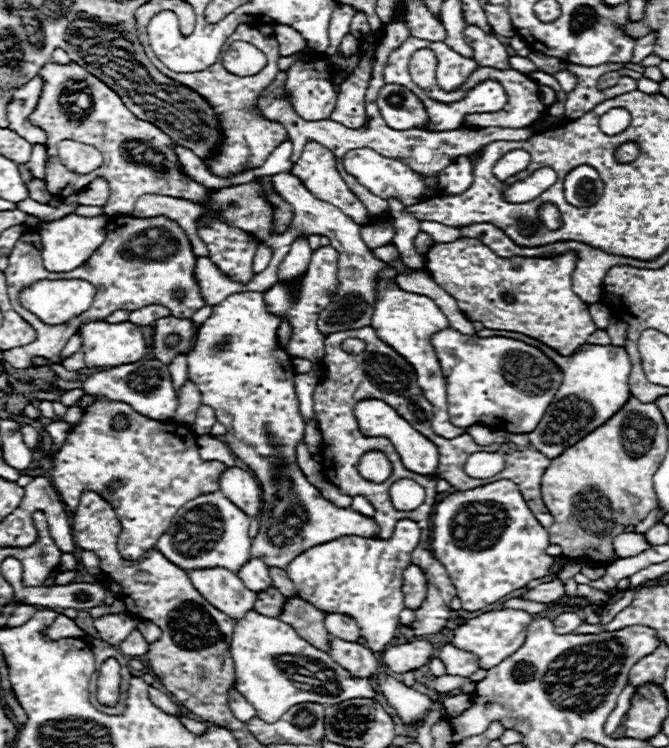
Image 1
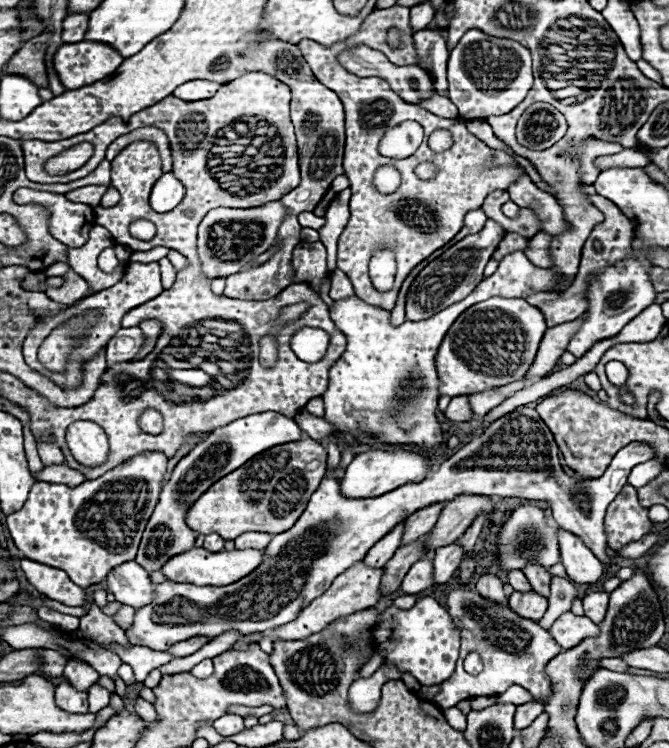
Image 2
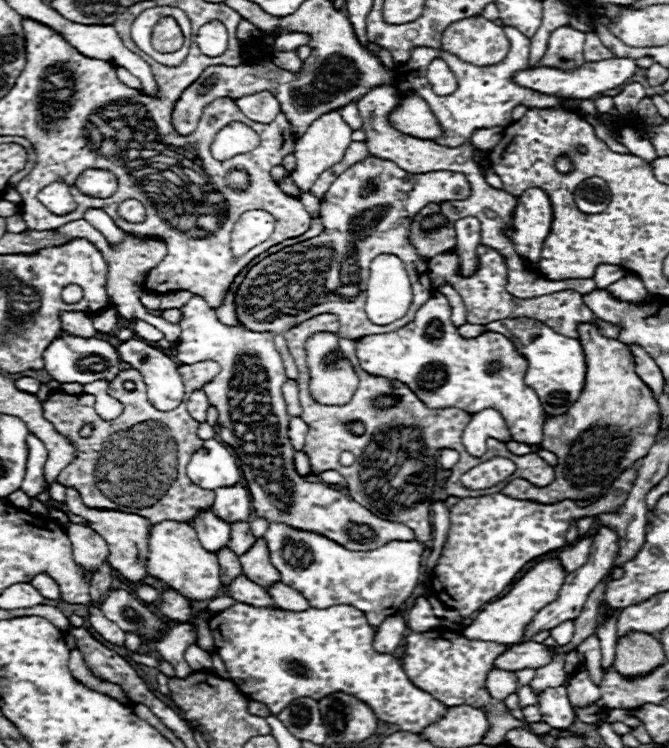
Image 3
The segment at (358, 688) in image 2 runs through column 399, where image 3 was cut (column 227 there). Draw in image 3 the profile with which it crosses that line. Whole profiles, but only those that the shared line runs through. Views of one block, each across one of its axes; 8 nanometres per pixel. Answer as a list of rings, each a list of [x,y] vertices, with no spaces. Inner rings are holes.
[[[196,644],[188,646],[188,650],[184,652],[186,662],[192,666],[192,670],[216,670],[216,674],[220,678],[228,678],[226,670],[224,670],[224,662],[218,654],[206,654],[204,650],[200,650]]]

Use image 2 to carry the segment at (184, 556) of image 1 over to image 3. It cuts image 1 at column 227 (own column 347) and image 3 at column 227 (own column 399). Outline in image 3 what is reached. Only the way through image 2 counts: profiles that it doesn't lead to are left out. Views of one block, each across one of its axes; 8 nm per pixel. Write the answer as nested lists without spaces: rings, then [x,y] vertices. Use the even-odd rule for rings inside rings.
[[[240,484],[230,488],[218,488],[212,510],[220,520],[226,520],[228,524],[248,520],[252,514],[250,492]]]

